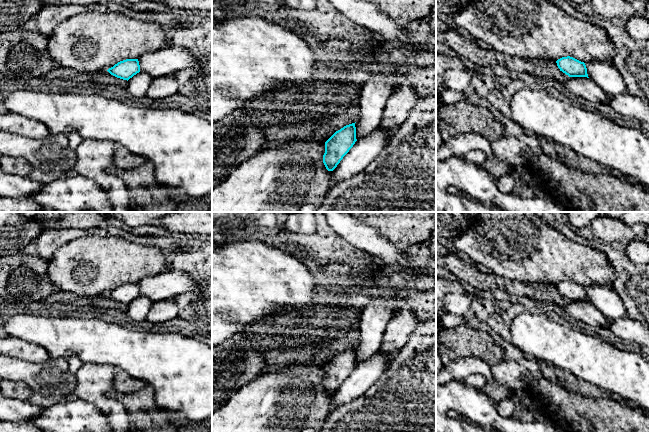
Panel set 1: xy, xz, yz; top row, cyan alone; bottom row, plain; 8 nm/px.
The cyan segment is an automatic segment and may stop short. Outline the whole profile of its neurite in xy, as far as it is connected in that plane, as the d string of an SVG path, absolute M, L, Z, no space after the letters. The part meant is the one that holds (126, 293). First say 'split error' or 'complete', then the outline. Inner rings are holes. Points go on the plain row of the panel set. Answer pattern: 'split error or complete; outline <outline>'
complete; outline M126 283L118 286L107 295L117 302L128 305L140 296L140 289L138 283Z

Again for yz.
complete; outline M562 281L556 285L560 295L569 301L588 301L587 292L584 286L581 286L573 281Z

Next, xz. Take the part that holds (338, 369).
complete; outline M355 347L349 348L336 355L325 366L323 387L328 395L333 395L343 381L353 371L356 363Z

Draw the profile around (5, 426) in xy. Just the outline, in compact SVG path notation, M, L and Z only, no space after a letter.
M0 421L0 432L41 432L33 422L19 424L7 421Z

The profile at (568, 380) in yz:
M538 361L538 363L541 368L542 377L567 388L568 390L590 397L607 397L625 404L630 408L641 411L639 408L635 408L632 403L624 401L619 395L608 393L595 384L578 379L566 370L556 368L552 364L544 361Z

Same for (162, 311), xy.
M174 300L154 302L146 320L155 324L164 324L178 316L178 306Z

